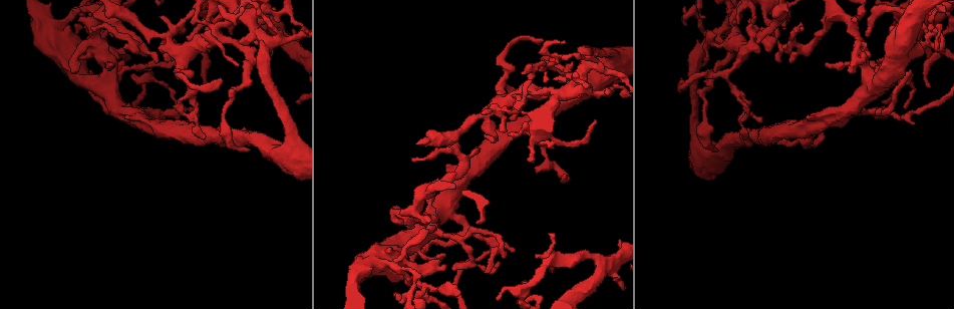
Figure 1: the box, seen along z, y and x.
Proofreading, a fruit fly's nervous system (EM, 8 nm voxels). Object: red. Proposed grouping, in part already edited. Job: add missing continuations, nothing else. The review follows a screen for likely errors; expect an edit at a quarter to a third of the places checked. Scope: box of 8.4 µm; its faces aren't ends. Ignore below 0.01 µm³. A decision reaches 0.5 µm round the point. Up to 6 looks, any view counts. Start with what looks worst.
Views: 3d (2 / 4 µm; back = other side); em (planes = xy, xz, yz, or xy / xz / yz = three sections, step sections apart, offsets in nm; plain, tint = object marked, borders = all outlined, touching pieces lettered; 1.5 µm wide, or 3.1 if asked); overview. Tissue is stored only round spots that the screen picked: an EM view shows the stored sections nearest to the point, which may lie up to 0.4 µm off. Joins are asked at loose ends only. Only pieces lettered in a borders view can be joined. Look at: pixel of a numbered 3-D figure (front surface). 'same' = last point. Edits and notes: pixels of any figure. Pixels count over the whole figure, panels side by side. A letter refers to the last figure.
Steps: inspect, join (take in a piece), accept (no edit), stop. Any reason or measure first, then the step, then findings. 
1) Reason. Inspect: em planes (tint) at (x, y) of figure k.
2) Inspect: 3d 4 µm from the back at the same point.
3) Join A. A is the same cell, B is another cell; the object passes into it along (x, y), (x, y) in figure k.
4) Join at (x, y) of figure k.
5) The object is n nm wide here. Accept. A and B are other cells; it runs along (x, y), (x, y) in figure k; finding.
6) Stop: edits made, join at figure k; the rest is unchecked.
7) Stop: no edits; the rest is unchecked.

Branch stops here. Inspect: em yz step 8 (borders) at (191, 108) of figure 1.

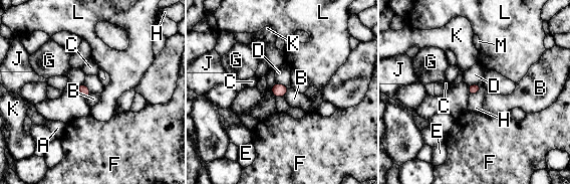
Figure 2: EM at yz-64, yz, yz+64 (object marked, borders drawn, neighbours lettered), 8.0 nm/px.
Accept. A, B, C, D, E, F, G, H, J, K, L and M are other cells; a border runs along (276, 82), (289, 87) in figure 2; no lettered piece goes on from it.

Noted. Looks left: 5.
Branch stops here. Inspect: em planes (plain) at (750, 112) of figure 1.

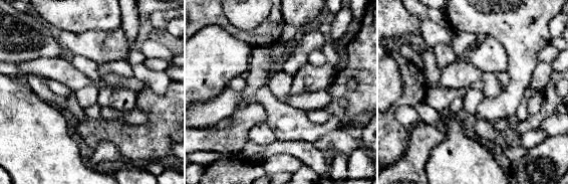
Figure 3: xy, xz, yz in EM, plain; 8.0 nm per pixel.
Inspect: em planes (tint) at the same point.

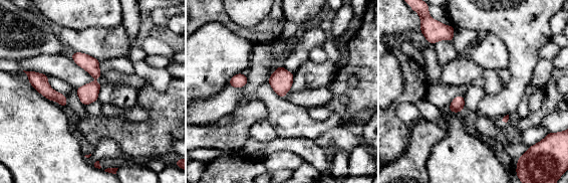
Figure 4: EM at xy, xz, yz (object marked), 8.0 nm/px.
What lies round it. Inspect: em planes (borders) at the same point.

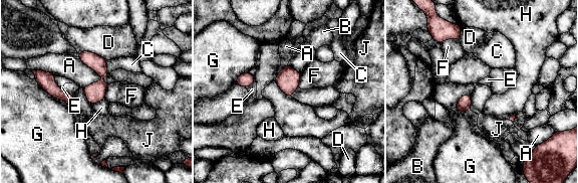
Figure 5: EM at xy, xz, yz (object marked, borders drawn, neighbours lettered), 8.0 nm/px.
Accept. A, B, C, D, E, F, G, H and J are other cells; a border runs along (76, 53), (100, 76), (108, 74) in figure 5; no lettered piece goes on from it.

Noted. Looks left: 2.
Inspect: em xy step 4 (borders) at (908, 71) of figure 1.

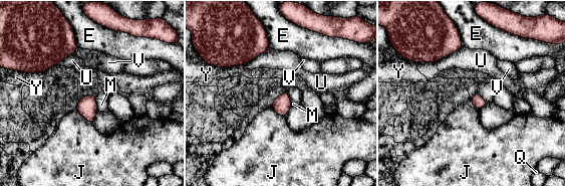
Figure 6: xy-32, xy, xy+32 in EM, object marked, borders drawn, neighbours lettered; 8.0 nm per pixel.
Accept. E, J, M, Q, U, V and Y are other cells; a border runs along (95, 100), (97, 110) in figure 6; none of them fits.

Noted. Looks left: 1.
Stop: no edits; the rest is unchecked.

